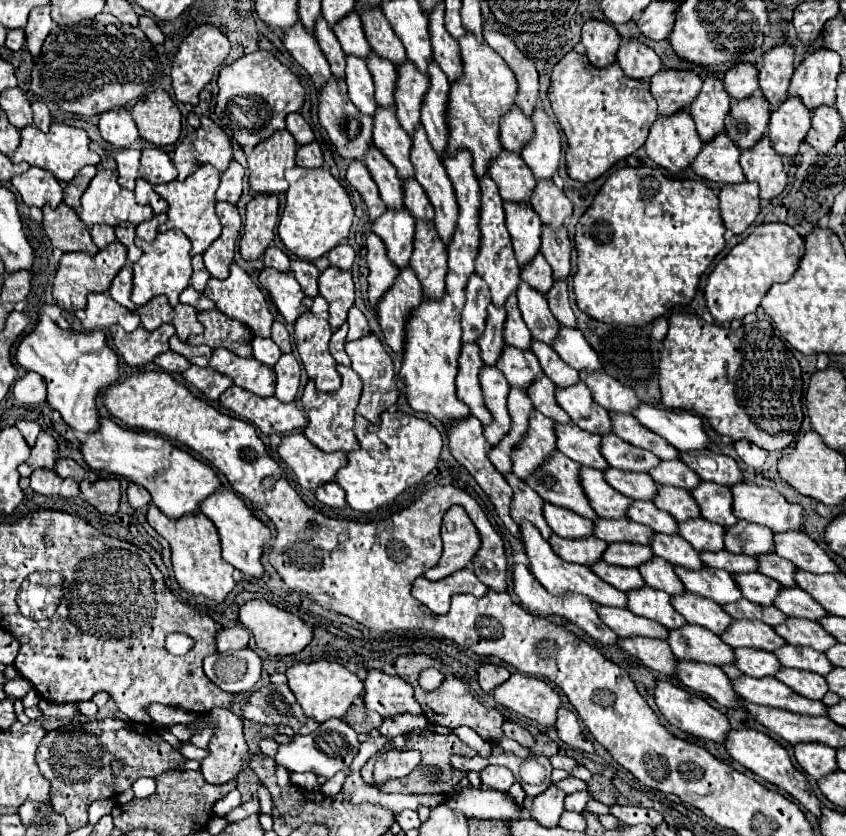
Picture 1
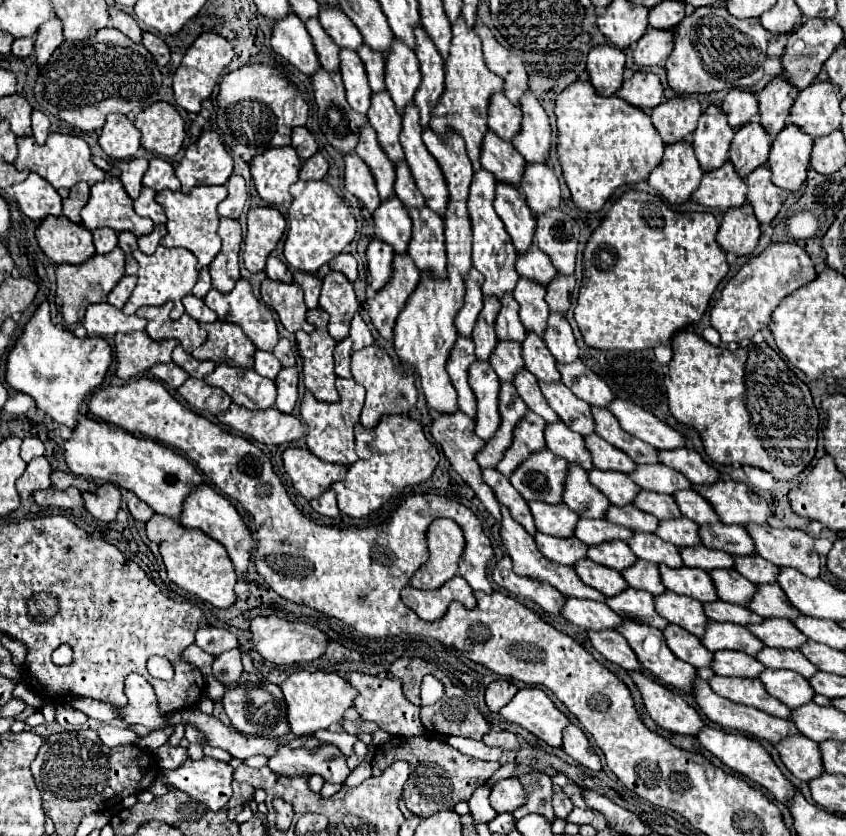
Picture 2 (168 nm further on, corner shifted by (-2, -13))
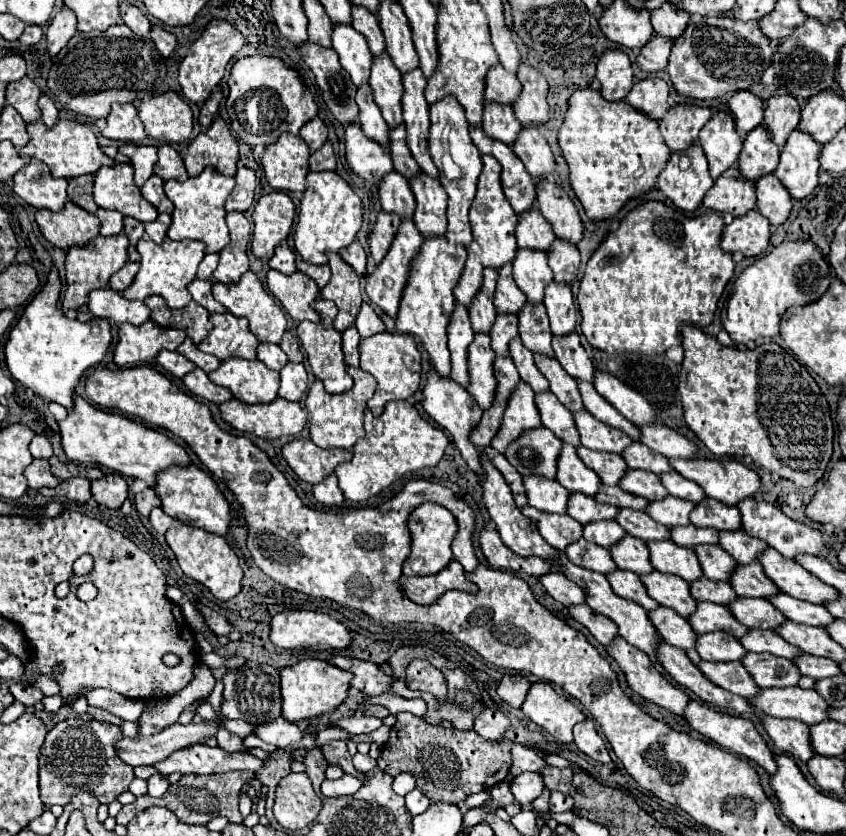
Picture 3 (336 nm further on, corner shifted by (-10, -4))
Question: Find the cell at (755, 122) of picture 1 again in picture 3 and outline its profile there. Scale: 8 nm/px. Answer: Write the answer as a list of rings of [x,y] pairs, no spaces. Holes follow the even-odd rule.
[[[763,126],[751,130],[745,138],[741,156],[739,156],[739,170],[747,180],[759,180],[761,176],[773,174],[779,164],[781,148],[773,144],[771,136],[765,132]]]

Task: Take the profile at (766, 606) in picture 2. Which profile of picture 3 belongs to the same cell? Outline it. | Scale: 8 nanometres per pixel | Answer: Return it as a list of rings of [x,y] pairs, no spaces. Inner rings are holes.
[[[737,564],[737,570],[733,570],[733,576],[729,578],[731,588],[737,592],[737,596],[749,596],[749,598],[767,598],[779,592],[779,588],[763,574],[761,564]]]

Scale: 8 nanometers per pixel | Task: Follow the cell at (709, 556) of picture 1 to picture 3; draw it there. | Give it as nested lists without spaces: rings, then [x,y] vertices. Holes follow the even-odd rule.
[[[693,524],[671,528],[671,540],[685,548],[695,548],[697,544],[717,544],[719,530],[715,528],[697,528]]]

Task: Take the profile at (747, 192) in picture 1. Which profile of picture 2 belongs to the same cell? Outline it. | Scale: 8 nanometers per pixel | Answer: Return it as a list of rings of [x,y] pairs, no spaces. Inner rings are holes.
[[[743,203],[737,209],[729,209],[723,213],[723,223],[717,233],[717,243],[723,251],[731,251],[735,255],[749,255],[757,247],[761,229],[759,221],[749,203]]]

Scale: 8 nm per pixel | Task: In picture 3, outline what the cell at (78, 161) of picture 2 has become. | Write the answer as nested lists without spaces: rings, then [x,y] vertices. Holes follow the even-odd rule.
[[[37,120],[27,126],[27,132],[31,140],[25,148],[21,148],[21,154],[45,162],[55,178],[75,178],[81,174],[95,174],[99,168],[115,164],[113,158],[103,154],[91,126],[87,124],[79,124],[73,120],[59,120],[53,128],[47,130],[47,126],[41,120]]]

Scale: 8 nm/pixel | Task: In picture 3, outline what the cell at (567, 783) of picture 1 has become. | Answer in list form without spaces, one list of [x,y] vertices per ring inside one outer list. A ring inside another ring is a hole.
[[[551,792],[551,798],[549,798],[549,810],[551,812],[567,812],[571,808],[573,808],[573,798],[569,794]]]

